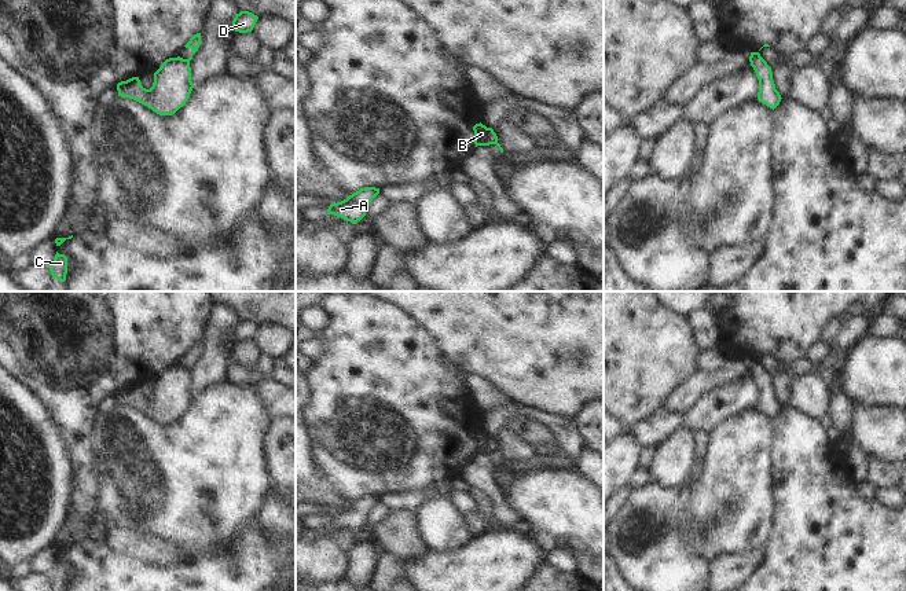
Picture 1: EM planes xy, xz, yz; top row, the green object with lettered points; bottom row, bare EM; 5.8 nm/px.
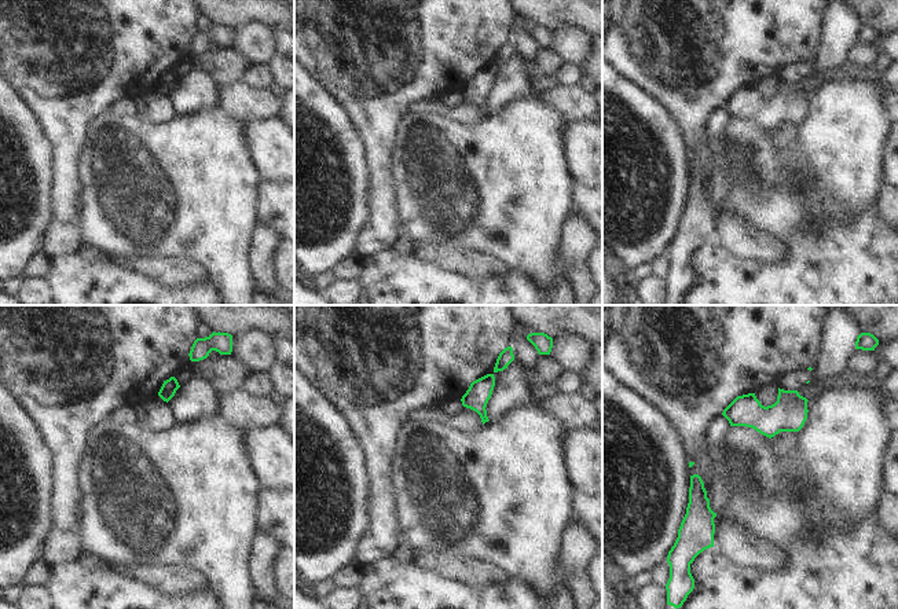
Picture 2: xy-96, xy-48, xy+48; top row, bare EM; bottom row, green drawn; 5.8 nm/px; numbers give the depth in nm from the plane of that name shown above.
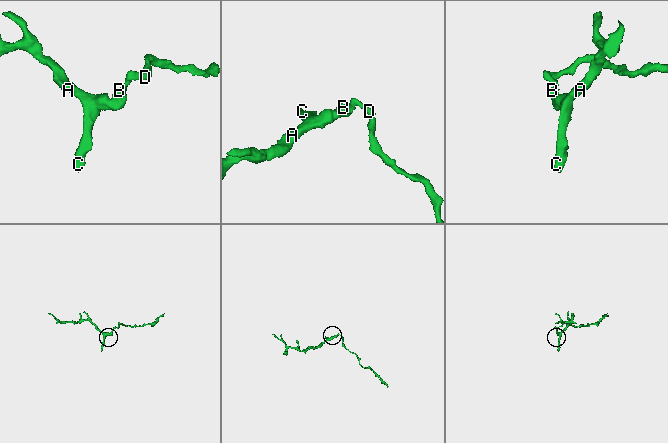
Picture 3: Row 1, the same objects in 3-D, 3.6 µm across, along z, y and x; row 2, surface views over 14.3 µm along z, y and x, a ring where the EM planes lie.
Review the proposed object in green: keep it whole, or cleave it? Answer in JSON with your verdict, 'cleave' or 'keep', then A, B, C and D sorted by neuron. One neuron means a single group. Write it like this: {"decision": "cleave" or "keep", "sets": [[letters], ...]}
{"decision": "cleave", "sets": [["A", "B", "C"], ["D"]]}

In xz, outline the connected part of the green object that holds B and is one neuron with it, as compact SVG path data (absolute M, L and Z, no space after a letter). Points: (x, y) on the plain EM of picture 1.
M476 432L473 434L474 438L474 452L477 454L489 454L498 449L498 444L492 436L487 436L485 433Z

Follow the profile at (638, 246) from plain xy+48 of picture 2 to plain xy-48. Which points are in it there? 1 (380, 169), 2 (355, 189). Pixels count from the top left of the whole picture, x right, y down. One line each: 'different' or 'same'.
1: different
2: same

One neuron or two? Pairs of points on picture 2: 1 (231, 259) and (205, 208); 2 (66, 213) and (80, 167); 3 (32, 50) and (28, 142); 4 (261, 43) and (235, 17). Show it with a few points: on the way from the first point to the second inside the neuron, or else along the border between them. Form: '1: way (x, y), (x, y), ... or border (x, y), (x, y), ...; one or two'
1: way (220, 246), (209, 220); one
2: way (66, 202), (66, 182), (69, 178); one
3: border (14, 88), (33, 113), (46, 135); two
4: border (271, 26), (263, 22), (245, 22), (233, 28); two

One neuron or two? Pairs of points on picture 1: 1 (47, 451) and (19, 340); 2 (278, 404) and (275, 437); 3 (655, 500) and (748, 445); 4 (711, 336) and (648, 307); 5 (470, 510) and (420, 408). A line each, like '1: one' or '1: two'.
1: two
2: two
3: two
4: two
5: one

